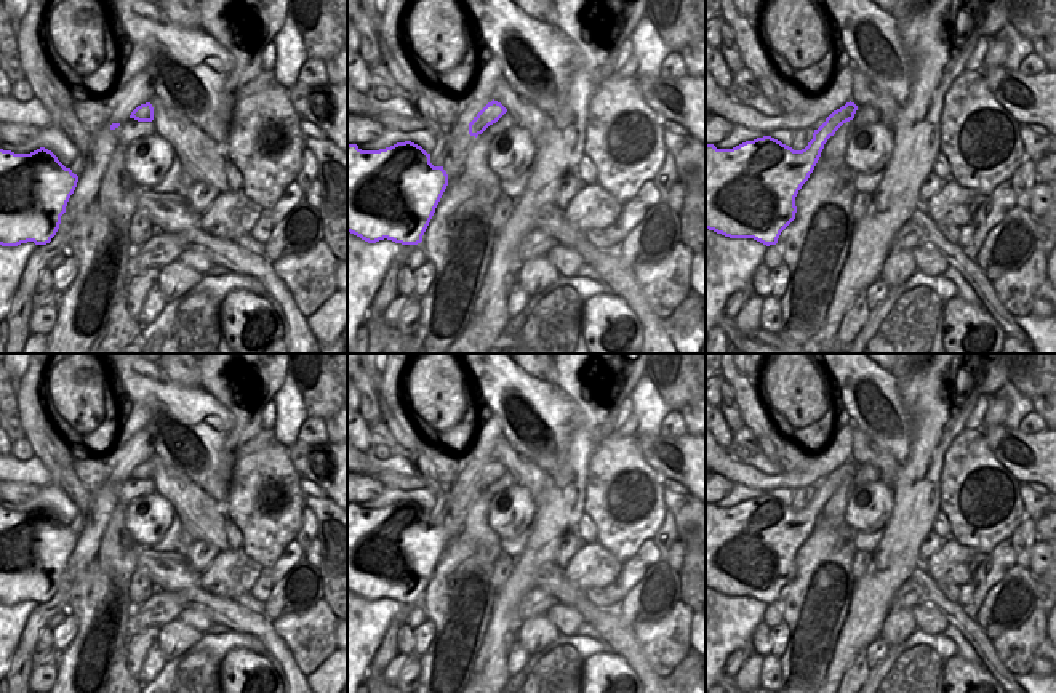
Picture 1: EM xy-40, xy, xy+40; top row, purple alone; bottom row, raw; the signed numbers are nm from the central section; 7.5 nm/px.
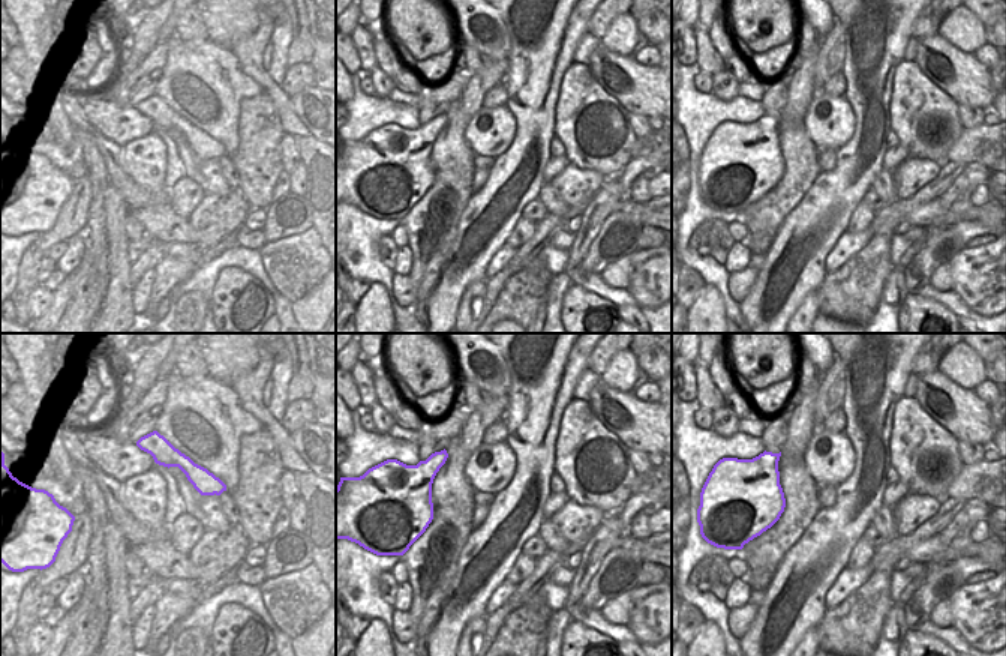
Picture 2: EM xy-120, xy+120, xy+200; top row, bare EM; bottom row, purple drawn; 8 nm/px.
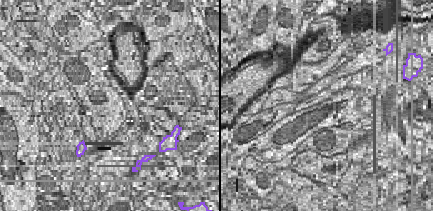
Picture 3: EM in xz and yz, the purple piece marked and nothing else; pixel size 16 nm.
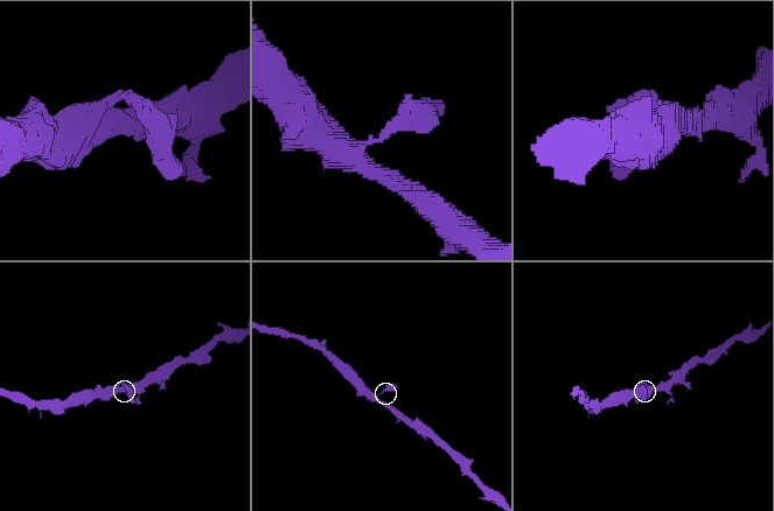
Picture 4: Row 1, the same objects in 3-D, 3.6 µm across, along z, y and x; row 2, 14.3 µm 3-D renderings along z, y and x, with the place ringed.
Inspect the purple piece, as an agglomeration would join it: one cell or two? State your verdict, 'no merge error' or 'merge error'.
no merge error

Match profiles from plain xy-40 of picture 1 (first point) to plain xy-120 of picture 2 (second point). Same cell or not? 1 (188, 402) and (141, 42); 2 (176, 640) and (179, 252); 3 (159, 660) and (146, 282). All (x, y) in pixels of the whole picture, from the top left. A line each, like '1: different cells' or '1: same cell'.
1: different cells
2: different cells
3: same cell

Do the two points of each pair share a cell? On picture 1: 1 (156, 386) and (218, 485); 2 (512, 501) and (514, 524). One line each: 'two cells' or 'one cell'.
1: one cell
2: one cell

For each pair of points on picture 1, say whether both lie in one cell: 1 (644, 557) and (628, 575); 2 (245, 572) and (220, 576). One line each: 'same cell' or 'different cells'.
1: same cell
2: same cell

